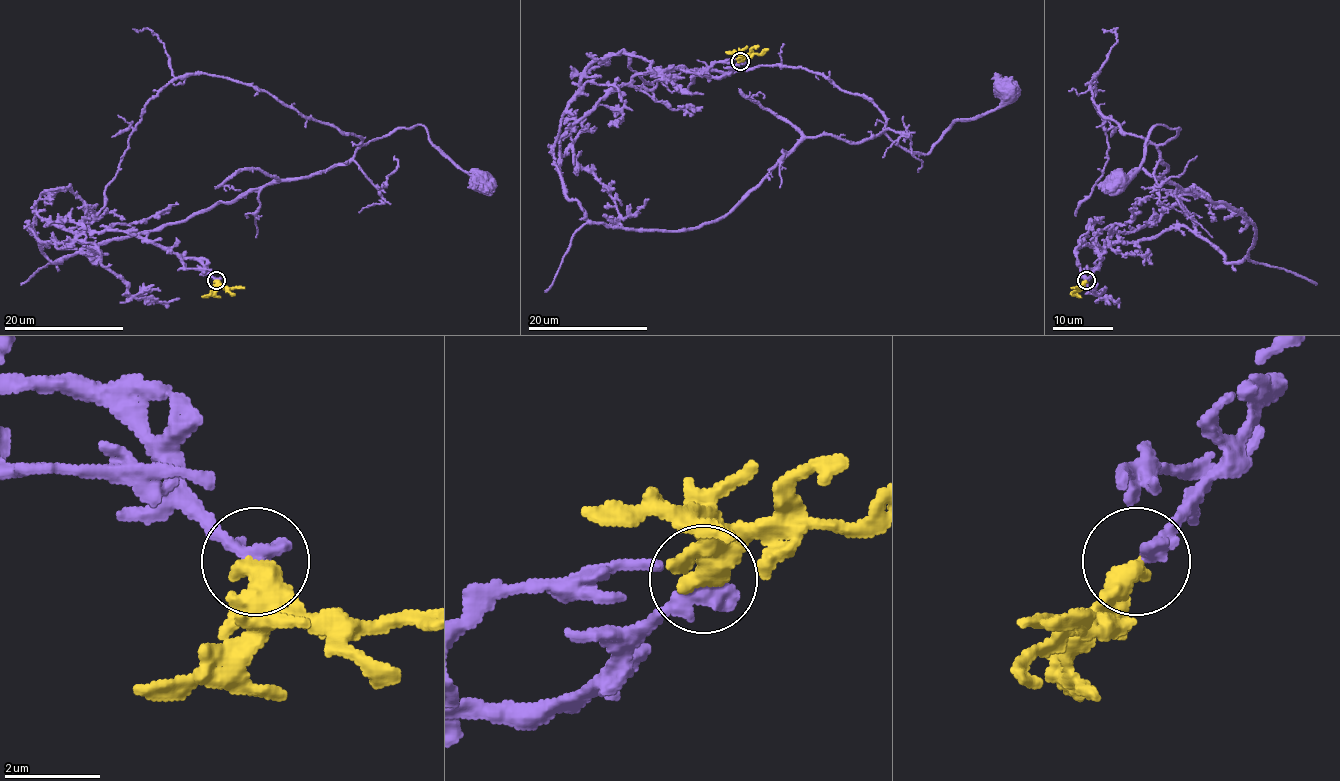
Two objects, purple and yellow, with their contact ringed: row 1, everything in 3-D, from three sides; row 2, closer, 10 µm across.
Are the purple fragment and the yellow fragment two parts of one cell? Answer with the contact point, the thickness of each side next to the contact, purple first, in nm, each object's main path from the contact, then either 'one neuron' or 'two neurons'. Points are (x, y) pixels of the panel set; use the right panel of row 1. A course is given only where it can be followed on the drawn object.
place (1086, 280); calibres 420 and 550 nm; course purple (1087, 280), (1100, 230), (1175, 205), (1225, 262), (1253, 245), (1160, 178), (1178, 128), (1114, 181); course yellow (1085, 280), (1073, 289); one neuron

